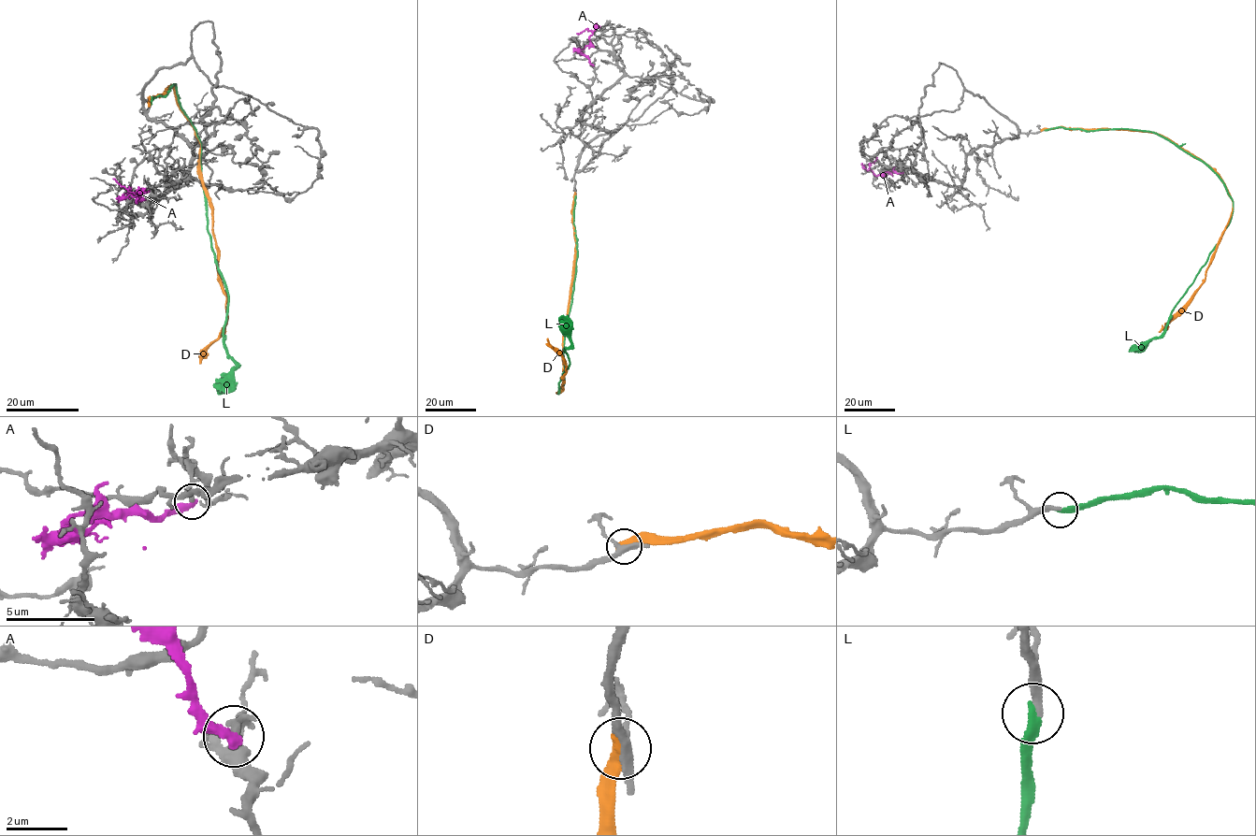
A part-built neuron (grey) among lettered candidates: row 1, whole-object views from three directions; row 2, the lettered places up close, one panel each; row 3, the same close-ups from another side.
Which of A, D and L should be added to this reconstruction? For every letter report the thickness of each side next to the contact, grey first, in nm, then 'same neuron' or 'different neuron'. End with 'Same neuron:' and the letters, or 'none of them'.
A: calibres 240 and 380 nm; different neuron
D: calibres 240 and 440 nm; different neuron
L: calibres 260 and 280 nm; same neuron
Same neuron: L

